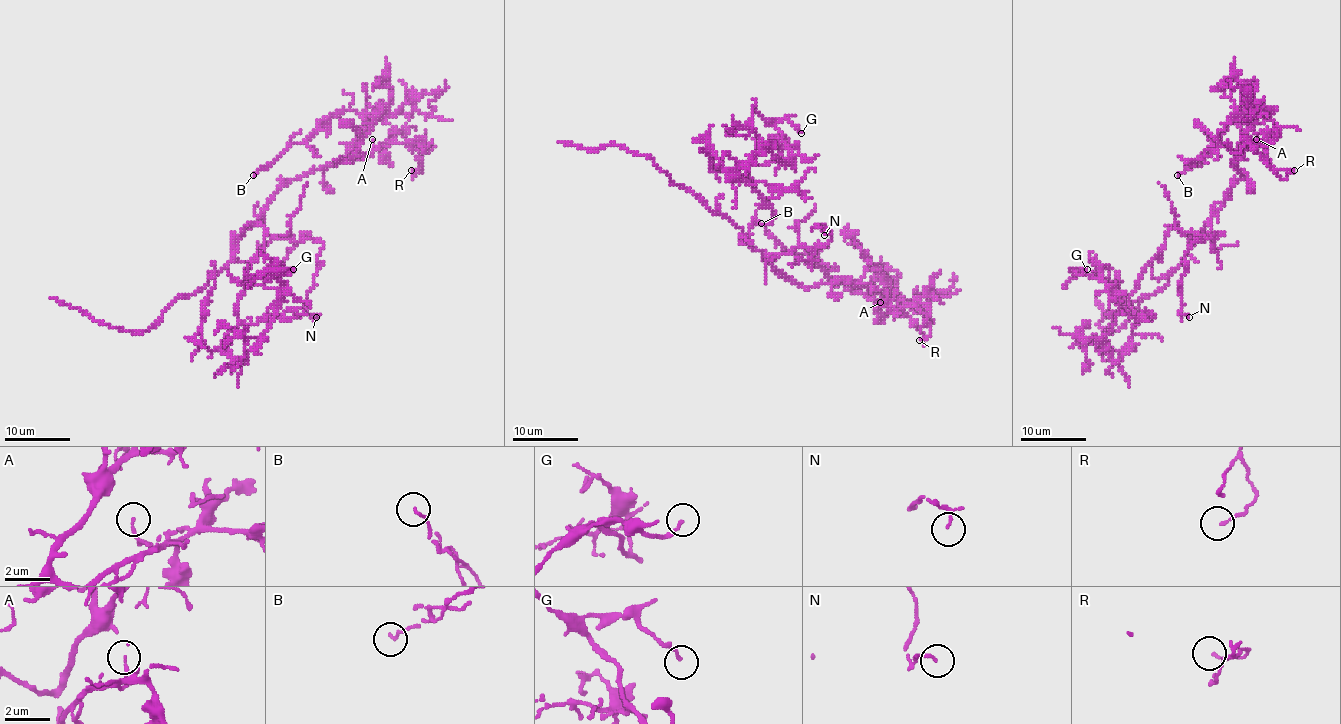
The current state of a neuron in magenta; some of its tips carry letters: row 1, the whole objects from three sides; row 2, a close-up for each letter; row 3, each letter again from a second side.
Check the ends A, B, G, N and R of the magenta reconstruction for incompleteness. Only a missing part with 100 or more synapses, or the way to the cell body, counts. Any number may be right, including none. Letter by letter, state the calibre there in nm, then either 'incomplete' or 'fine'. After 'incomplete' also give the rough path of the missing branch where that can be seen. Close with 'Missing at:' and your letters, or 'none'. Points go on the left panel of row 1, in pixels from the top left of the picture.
A: 60 nm | fine
B: 120 nm | fine
G: 110 nm | fine
N: 80 nm | fine
R: 110 nm | fine
Missing at: none

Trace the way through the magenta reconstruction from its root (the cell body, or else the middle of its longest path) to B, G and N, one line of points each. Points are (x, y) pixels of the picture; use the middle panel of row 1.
B: (752, 225), (748, 241), (798, 284), (849, 281), (872, 292), (834, 283), (817, 264), (786, 250), (761, 223)
G: (752, 225), (775, 213), (747, 176), (732, 177), (766, 149), (786, 164), (776, 123), (801, 133)
N: (752, 225), (748, 241), (771, 256), (824, 245), (831, 235), (822, 225), (814, 227), (822, 228), (824, 235)

